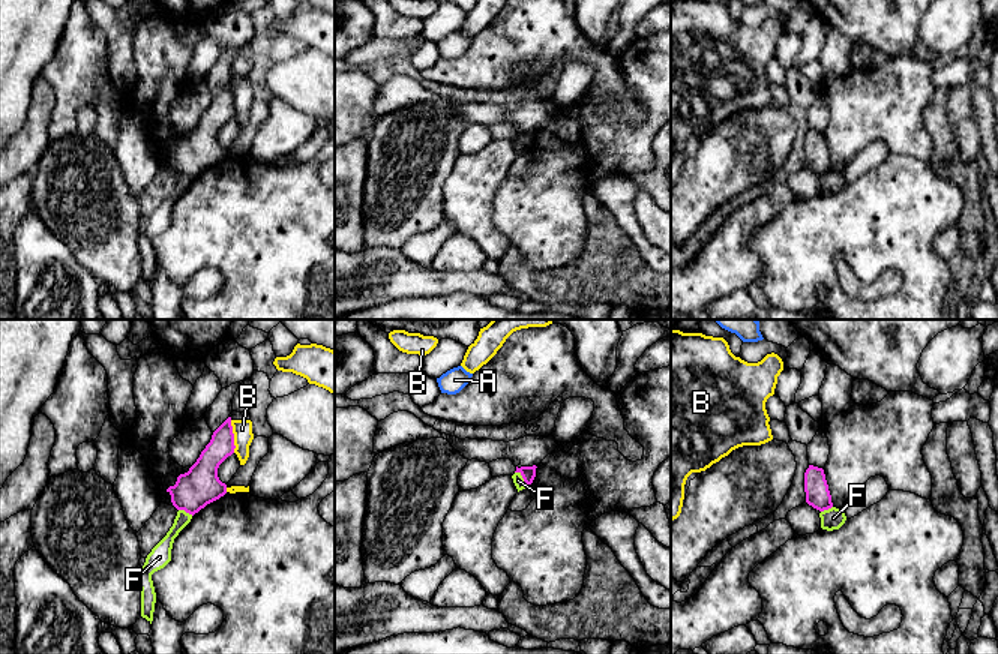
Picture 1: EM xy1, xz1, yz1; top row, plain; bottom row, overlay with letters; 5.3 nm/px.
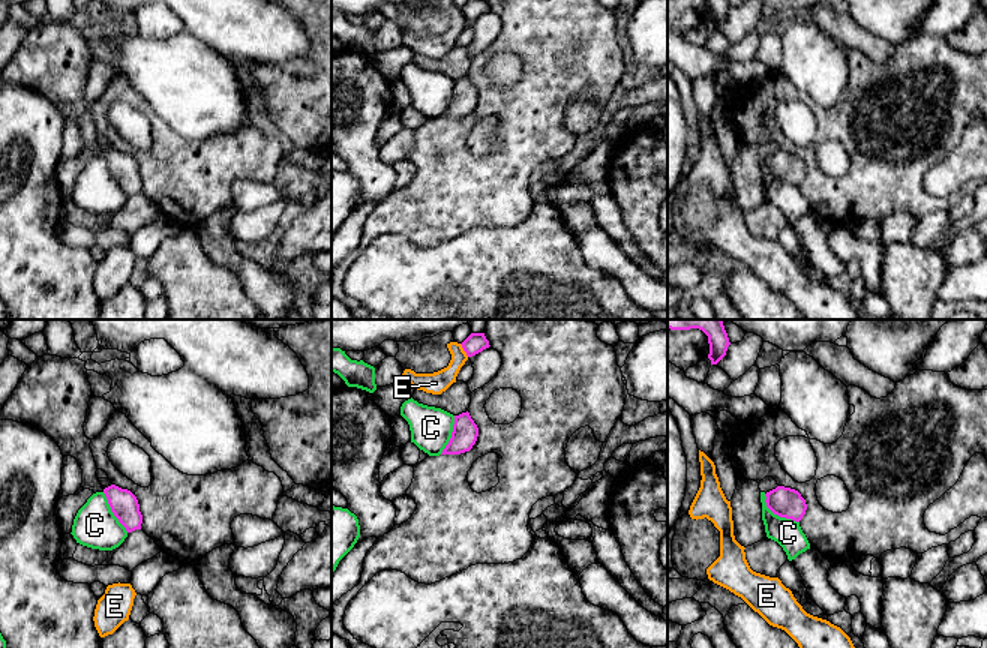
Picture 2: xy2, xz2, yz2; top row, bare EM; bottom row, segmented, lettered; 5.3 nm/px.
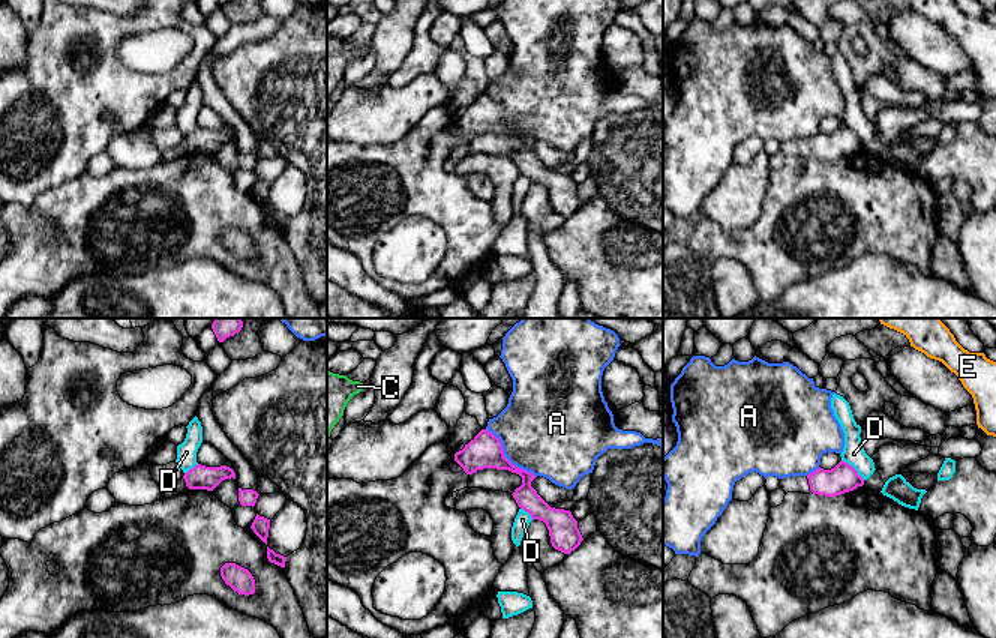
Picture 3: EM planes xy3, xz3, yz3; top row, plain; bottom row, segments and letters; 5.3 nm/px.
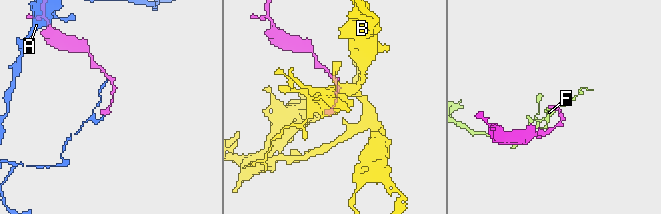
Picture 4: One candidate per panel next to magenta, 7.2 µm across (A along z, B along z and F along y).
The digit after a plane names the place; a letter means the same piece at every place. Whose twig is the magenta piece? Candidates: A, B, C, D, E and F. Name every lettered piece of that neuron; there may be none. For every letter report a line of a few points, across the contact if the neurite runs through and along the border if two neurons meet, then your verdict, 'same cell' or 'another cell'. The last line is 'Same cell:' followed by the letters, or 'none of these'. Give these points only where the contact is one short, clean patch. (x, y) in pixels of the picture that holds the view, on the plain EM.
A: line xz3 (486, 92), (498, 102), (503, 117), (513, 128), (536, 140); another cell
B: another cell
C: line yz2 (764, 158), (765, 168), (774, 177), (798, 186); another cell
D: line yz3 (842, 123), (864, 143); another cell
E: line xz2 (459, 8), (468, 20); another cell
F: line xz1 (515, 135), (527, 150); another cell
Same cell: none of these

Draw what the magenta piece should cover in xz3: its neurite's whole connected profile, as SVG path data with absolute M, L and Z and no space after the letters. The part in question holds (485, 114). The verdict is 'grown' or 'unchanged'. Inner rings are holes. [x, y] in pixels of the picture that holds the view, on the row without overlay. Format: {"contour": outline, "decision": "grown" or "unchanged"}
{"contour": "M482 93L465 111L454 117L454 125L466 138L483 132L508 134L522 141L522 149L512 158L518 170L528 176L532 183L543 185L549 194L550 207L555 213L570 218L584 204L578 185L570 174L550 171L531 150L536 140L513 129L502 114L502 107L488 93Z", "decision": "unchanged"}

